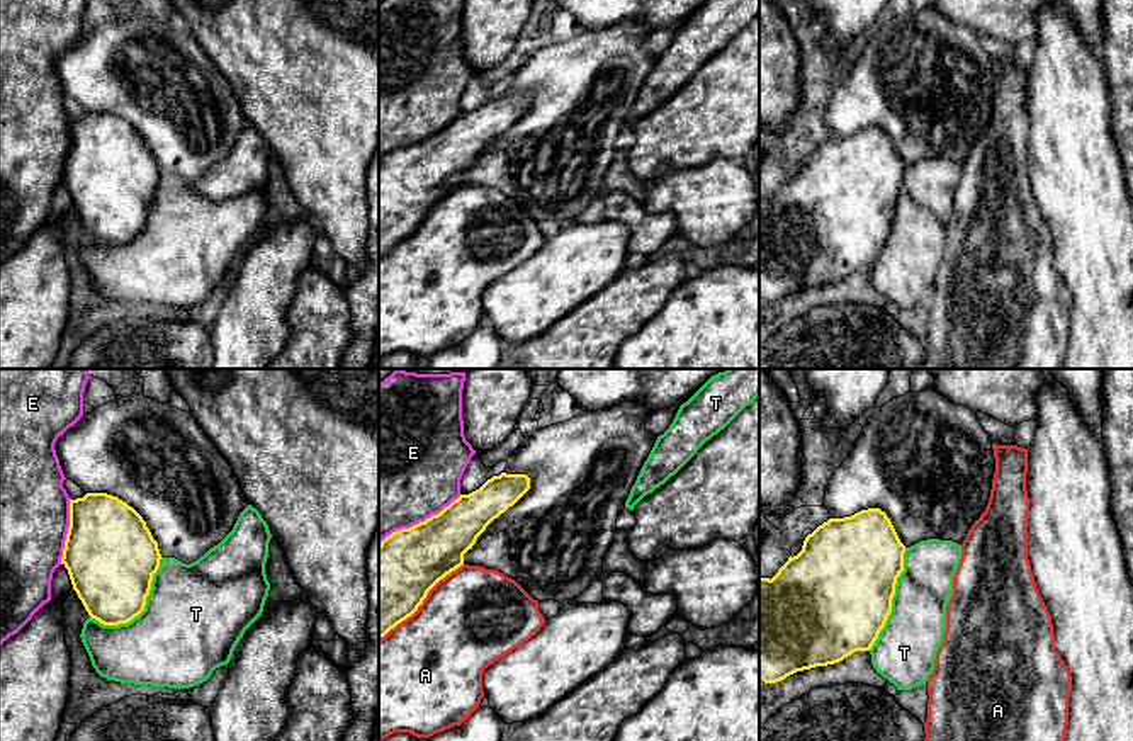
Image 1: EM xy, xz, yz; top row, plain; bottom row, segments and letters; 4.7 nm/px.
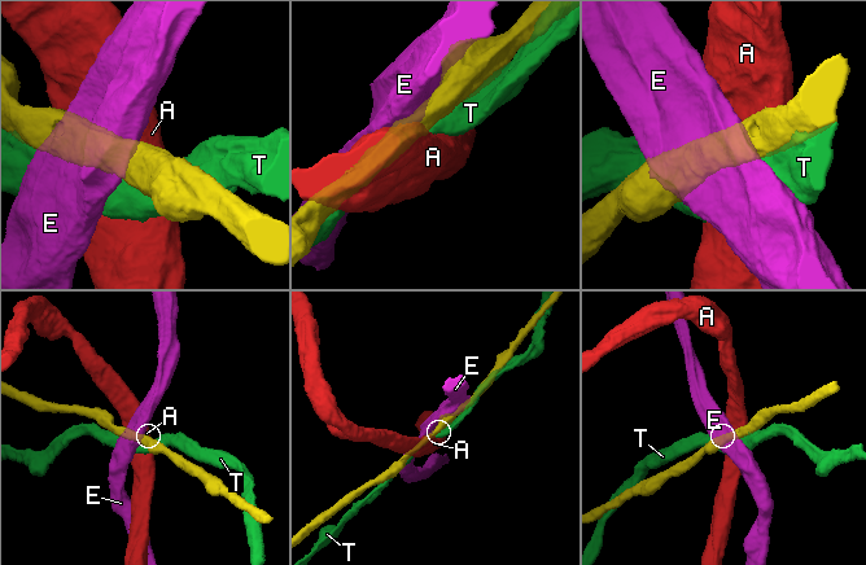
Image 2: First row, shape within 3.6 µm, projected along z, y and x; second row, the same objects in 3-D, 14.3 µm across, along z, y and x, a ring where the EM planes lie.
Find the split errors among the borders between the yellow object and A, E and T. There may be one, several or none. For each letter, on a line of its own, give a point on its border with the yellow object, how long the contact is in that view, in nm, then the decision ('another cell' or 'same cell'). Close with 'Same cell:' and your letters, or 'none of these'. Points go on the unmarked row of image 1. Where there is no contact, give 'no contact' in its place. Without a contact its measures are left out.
A: xz (422, 221) | 550 nm | another cell
E: xz (420, 141) | 460 nm | another cell
T: xy (143, 228) | 460 nm | another cell
Same cell: none of these

